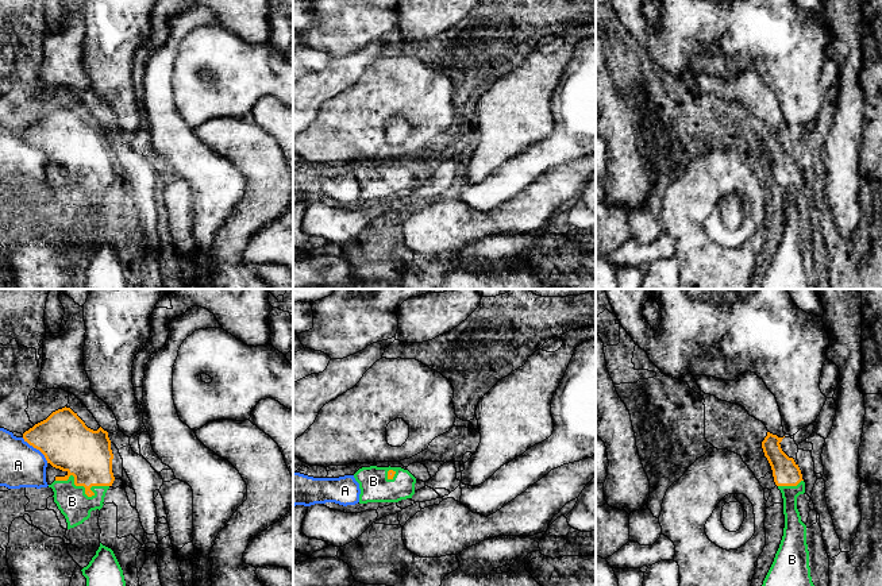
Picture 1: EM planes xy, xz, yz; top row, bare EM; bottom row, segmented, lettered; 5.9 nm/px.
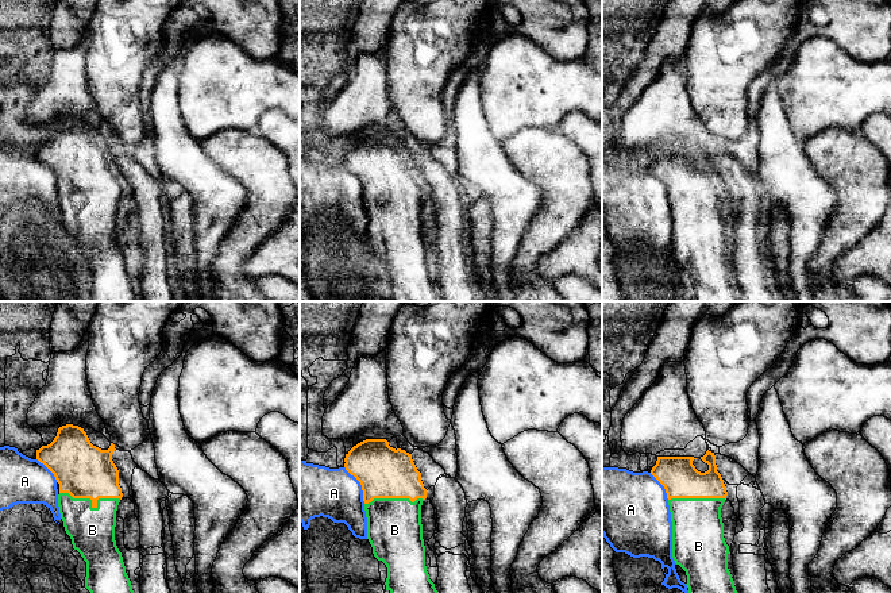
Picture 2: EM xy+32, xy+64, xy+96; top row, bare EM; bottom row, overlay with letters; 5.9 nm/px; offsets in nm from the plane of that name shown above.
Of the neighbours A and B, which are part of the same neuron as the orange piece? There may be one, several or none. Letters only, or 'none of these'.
B

